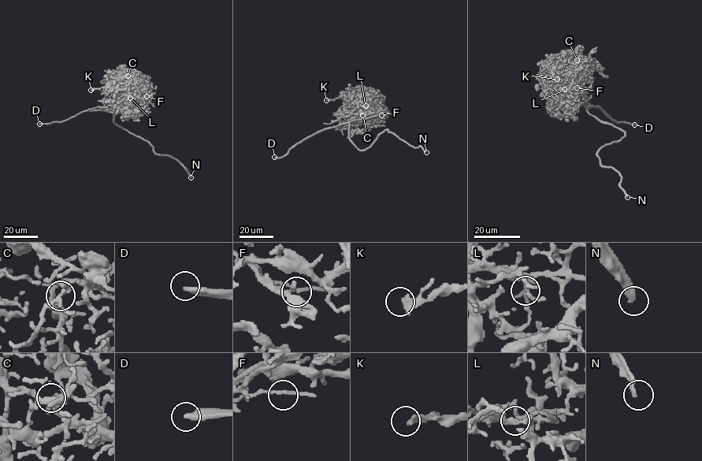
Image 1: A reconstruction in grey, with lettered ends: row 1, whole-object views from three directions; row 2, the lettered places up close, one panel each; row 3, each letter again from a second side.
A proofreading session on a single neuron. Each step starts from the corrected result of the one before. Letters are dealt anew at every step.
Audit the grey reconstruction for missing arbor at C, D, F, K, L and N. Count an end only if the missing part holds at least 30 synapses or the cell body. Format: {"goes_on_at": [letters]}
{"goes_on_at": ["D", "L", "N"]}

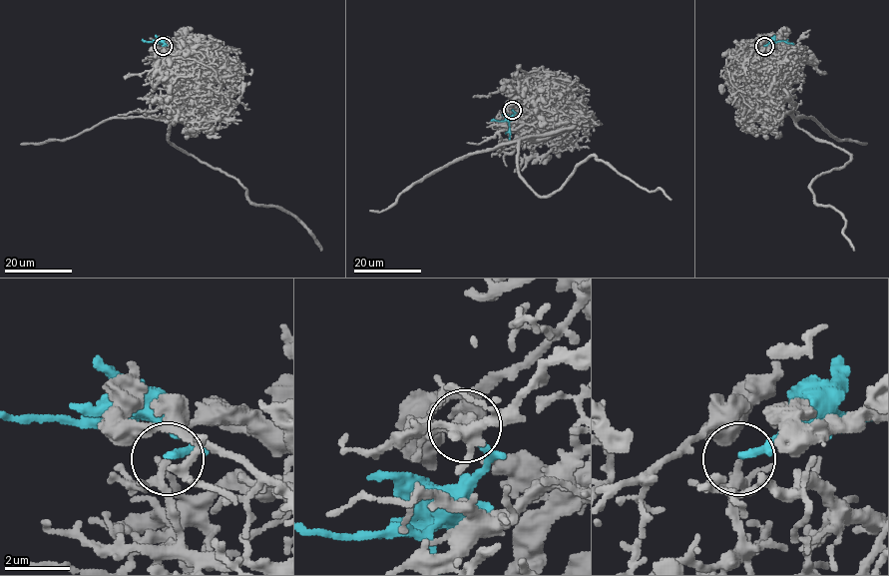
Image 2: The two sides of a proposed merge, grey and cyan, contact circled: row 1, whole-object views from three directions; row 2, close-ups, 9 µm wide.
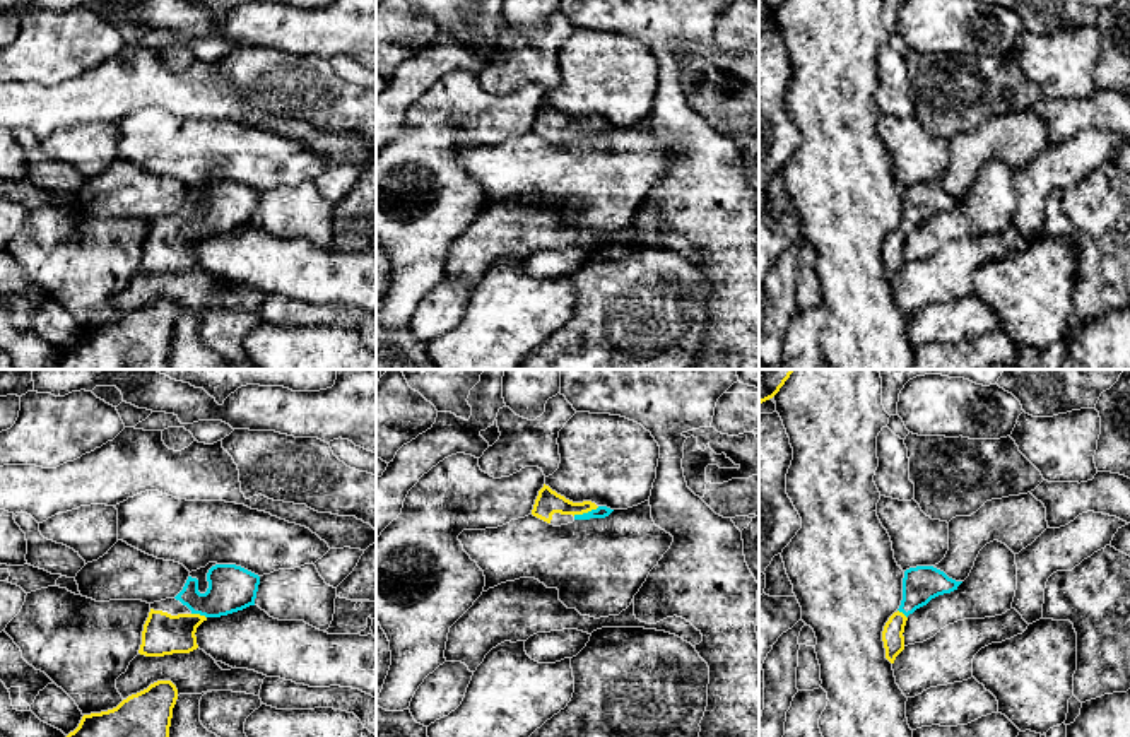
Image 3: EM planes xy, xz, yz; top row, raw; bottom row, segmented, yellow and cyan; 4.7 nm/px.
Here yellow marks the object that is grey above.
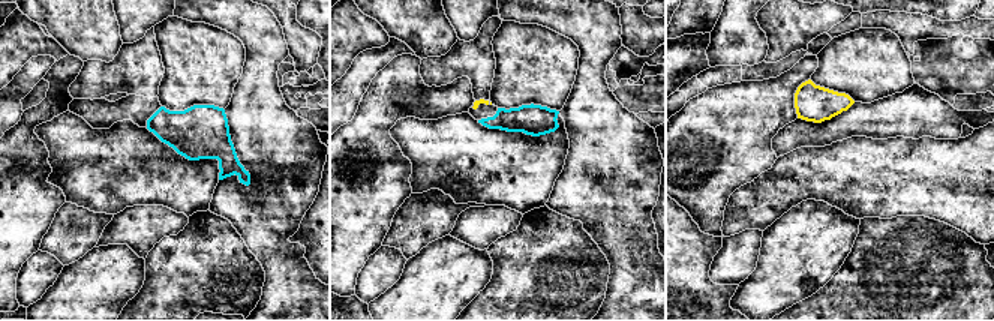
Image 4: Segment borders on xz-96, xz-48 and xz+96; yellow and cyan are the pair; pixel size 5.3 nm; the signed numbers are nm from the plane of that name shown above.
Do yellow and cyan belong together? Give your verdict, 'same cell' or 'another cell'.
same cell

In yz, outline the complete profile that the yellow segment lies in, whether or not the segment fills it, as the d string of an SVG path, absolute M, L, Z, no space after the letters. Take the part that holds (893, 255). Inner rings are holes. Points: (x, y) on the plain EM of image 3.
M916 183L904 188L901 222L889 234L882 248L886 275L891 280L904 267L903 250L908 233L927 222L932 215L957 207L961 200L933 183Z

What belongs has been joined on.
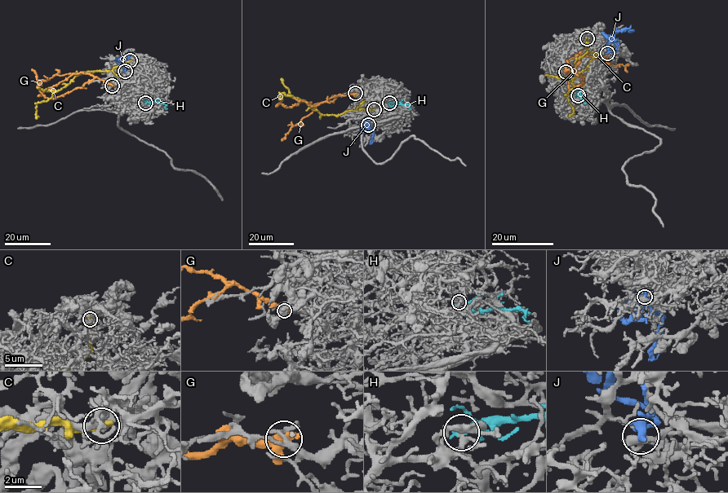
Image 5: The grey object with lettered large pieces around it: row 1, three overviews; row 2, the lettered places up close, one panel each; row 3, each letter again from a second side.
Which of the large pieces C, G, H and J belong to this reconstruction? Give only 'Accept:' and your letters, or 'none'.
Accept: H

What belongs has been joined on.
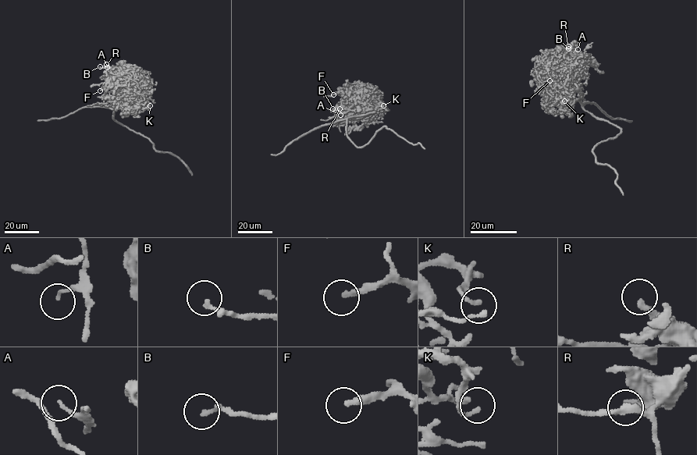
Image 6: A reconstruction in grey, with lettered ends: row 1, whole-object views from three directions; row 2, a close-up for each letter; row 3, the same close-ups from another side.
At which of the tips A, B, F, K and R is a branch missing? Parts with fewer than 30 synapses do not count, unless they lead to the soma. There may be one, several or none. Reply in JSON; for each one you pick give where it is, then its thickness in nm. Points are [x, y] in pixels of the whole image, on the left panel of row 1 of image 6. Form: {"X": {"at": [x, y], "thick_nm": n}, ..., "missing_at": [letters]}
{"F": {"at": [100, 90], "thick_nm": 240}, "missing_at": ["F"]}

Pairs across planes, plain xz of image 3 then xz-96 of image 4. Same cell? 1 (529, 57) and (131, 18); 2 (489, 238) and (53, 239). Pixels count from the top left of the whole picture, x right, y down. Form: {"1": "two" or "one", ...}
{"1": "two", "2": "one"}

